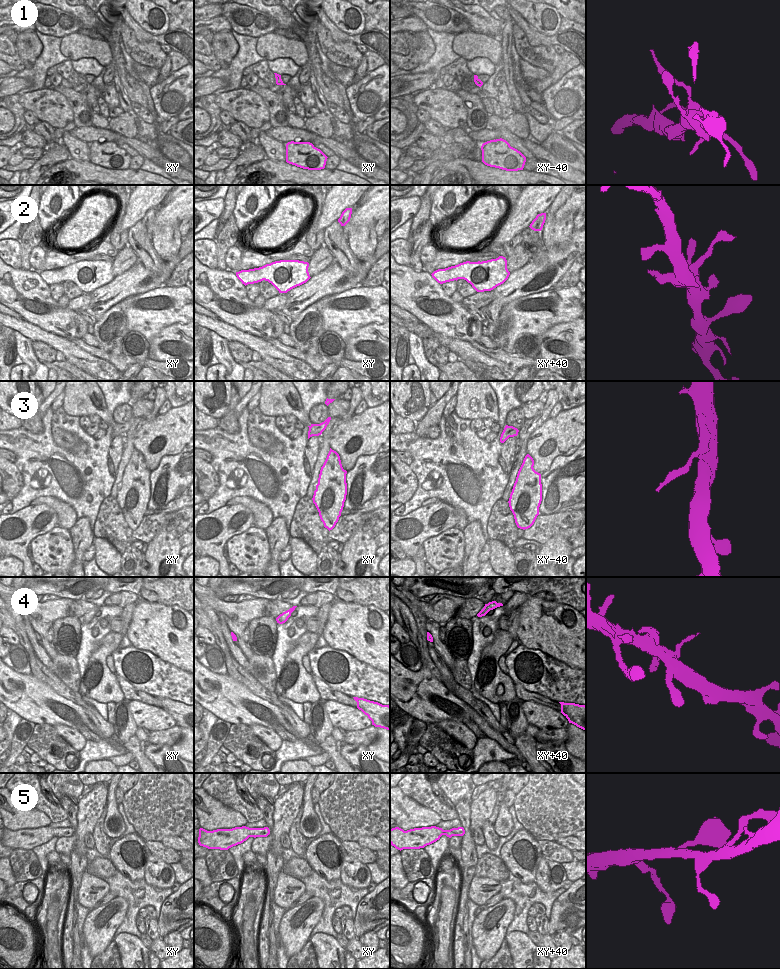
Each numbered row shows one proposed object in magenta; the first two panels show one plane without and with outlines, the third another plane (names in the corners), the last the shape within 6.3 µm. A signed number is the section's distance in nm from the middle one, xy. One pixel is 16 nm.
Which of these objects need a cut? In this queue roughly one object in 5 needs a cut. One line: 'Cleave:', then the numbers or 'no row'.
Cleave: no row

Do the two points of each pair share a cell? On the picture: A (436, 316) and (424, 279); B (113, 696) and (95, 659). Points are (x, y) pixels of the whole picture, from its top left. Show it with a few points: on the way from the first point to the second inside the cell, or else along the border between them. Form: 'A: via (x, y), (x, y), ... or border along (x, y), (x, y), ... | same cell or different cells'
A: via (425, 312), (419, 307), (421, 304), (421, 290) | same cell
B: via (114, 686), (103, 673), (102, 667) | same cell

